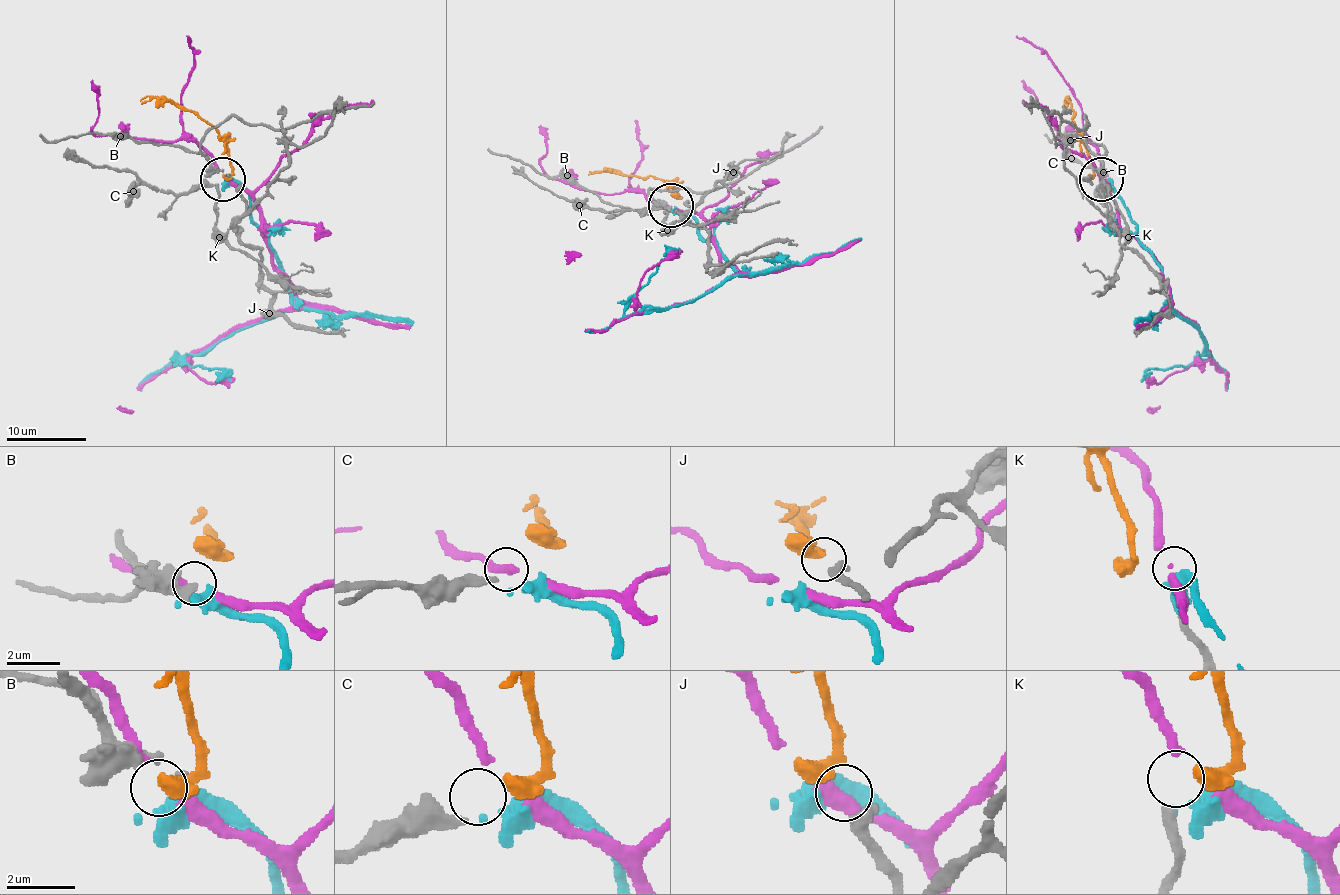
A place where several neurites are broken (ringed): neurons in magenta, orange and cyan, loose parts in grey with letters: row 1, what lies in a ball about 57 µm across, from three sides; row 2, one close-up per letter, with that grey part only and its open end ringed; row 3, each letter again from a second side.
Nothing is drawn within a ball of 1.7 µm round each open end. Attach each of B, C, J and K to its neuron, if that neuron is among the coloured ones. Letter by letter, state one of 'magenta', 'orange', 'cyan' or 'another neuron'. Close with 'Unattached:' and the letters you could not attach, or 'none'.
B: cyan
C: magenta
J: orange
K: another neuron
Unattached: K

